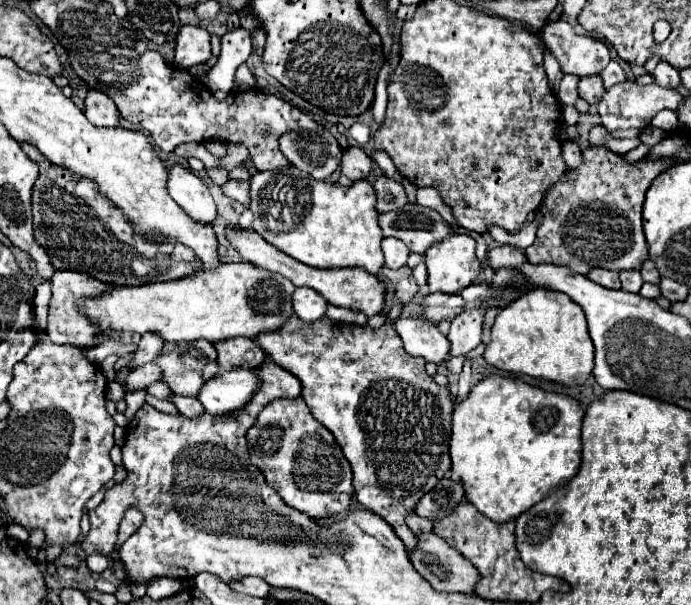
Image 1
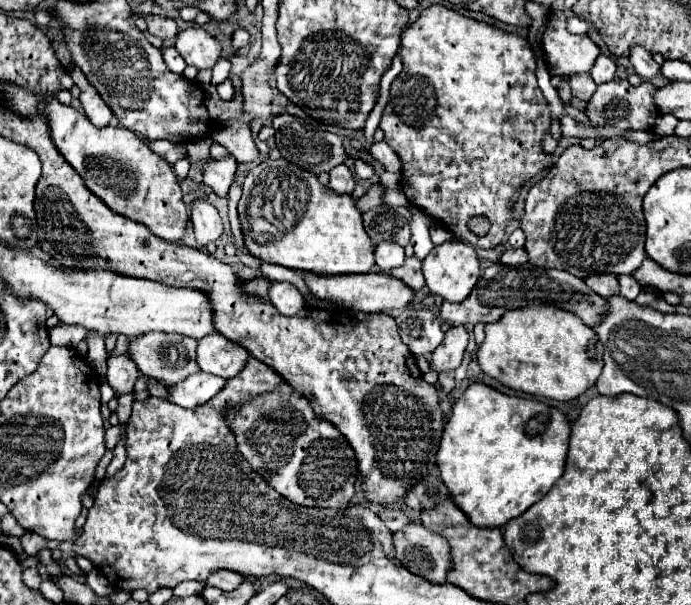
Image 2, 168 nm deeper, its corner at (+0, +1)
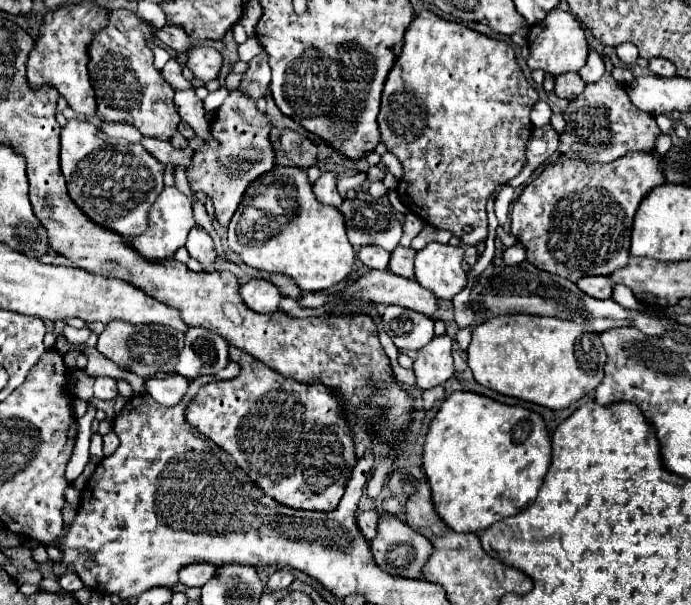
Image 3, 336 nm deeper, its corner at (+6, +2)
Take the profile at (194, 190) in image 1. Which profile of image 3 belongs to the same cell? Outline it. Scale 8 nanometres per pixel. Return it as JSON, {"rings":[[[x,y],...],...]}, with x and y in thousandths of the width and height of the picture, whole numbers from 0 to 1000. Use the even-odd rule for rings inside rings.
{"rings":[[[281,375],[272,388],[269,398],[269,412],[275,418],[278,428],[284,428],[292,438],[292,451],[307,451],[310,448],[310,435],[313,435],[313,412],[310,412],[310,398],[307,392],[292,379],[292,375]]]}

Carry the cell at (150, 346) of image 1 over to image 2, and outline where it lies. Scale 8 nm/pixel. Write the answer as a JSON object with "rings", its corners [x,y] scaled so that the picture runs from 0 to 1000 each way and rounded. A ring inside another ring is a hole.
{"rings":[[[185,585],[159,588],[156,605],[159,605],[159,612],[153,618],[153,628],[165,641],[165,648],[191,648],[194,631],[203,621],[203,612],[194,602],[194,595]]]}

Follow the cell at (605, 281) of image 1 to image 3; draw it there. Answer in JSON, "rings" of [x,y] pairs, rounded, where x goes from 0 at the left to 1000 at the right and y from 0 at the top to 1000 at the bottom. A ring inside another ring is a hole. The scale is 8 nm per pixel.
{"rings":[[[842,458],[836,468],[842,484],[863,491],[863,494],[883,494],[886,491],[886,468],[880,458]]]}

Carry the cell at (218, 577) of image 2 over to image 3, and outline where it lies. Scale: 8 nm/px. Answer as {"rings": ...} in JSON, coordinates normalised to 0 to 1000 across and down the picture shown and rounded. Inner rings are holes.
{"rings":[[[281,931],[260,940],[258,954],[260,964],[269,970],[292,970],[295,960],[307,957],[307,947],[313,947],[313,937],[304,931]]]}

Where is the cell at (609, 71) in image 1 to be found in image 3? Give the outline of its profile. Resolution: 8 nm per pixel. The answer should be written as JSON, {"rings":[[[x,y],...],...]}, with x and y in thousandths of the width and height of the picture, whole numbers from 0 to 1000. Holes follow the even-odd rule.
{"rings":[[[854,84],[848,107],[836,117],[836,124],[839,124],[842,134],[848,134],[848,137],[863,137],[863,134],[874,124],[874,104],[871,104],[868,91],[860,88],[860,84]]]}

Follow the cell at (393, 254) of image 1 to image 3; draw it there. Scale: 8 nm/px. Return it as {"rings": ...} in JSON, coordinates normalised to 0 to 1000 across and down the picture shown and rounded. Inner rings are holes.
{"rings":[[[524,408],[518,415],[518,428],[535,445],[562,445],[564,418],[550,408]]]}

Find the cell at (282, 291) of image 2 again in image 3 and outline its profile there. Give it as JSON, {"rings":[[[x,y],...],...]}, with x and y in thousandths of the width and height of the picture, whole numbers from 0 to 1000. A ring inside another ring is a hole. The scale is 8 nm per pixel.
{"rings":[[[362,461],[347,474],[347,491],[353,504],[359,504],[370,517],[397,517],[402,507],[402,498],[408,494],[405,481],[382,464],[382,461]]]}

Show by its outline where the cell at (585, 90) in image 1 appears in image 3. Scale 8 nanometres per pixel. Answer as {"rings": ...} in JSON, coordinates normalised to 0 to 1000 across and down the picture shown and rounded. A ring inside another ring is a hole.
{"rings":[[[813,121],[805,127],[805,137],[802,137],[802,154],[810,160],[810,164],[834,164],[839,154],[845,150],[845,134],[839,134],[839,124],[836,121]]]}

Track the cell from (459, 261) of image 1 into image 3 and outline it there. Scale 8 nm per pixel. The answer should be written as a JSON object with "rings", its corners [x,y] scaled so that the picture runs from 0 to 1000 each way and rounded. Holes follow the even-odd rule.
{"rings":[[[619,402],[614,412],[602,421],[602,464],[622,478],[634,494],[654,494],[660,484],[666,484],[677,471],[677,455],[669,441],[671,435],[671,415],[669,408],[657,405],[640,405],[640,402]]]}

